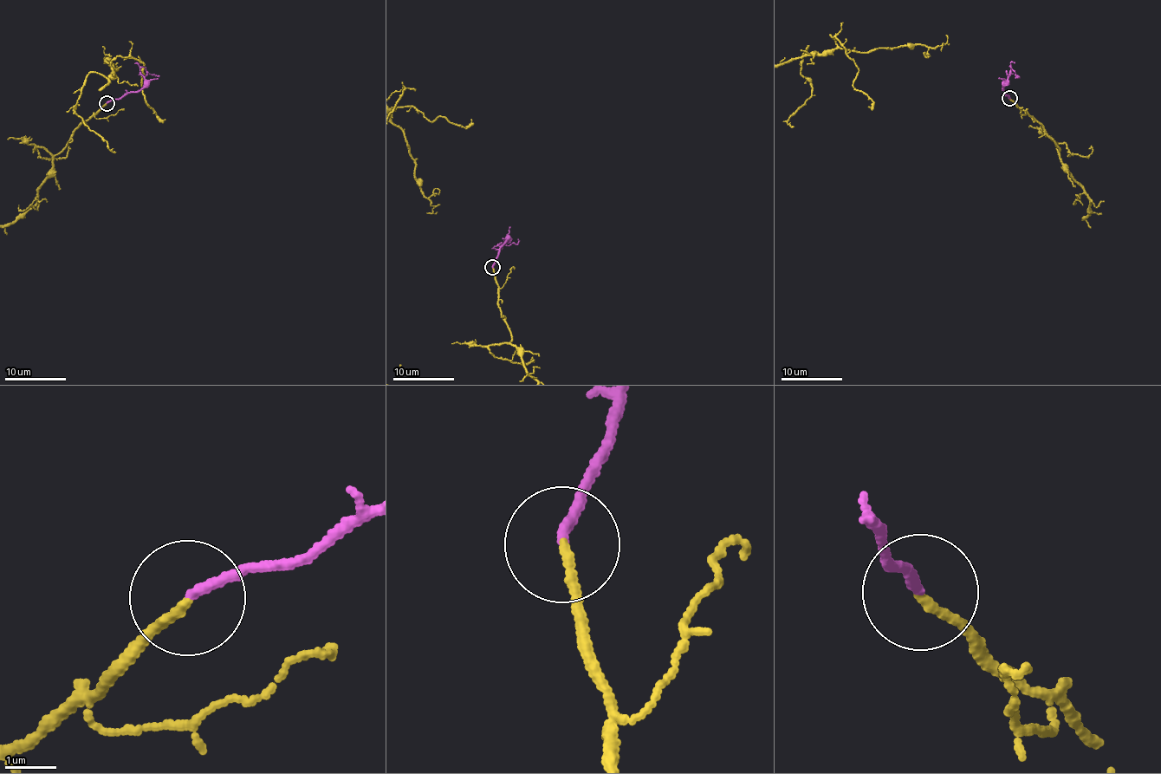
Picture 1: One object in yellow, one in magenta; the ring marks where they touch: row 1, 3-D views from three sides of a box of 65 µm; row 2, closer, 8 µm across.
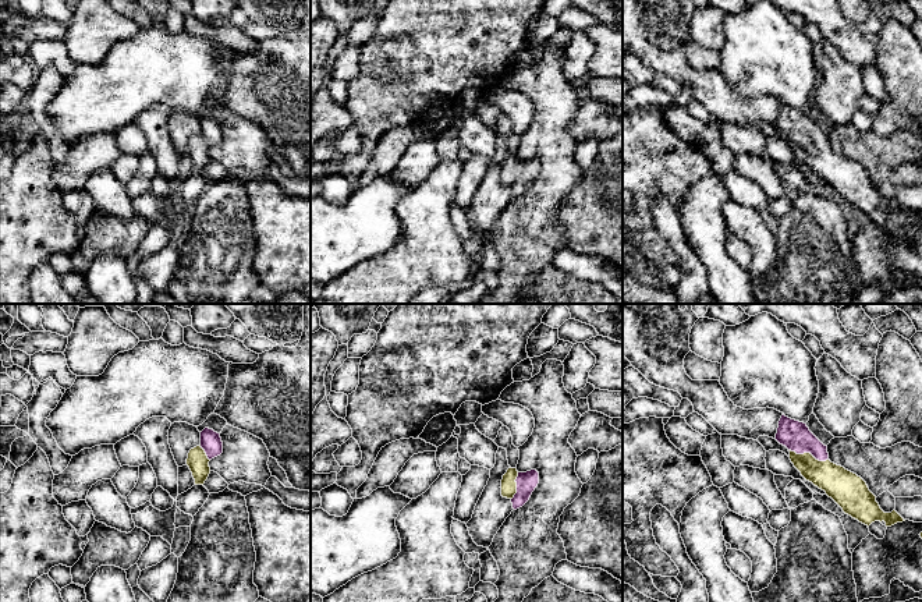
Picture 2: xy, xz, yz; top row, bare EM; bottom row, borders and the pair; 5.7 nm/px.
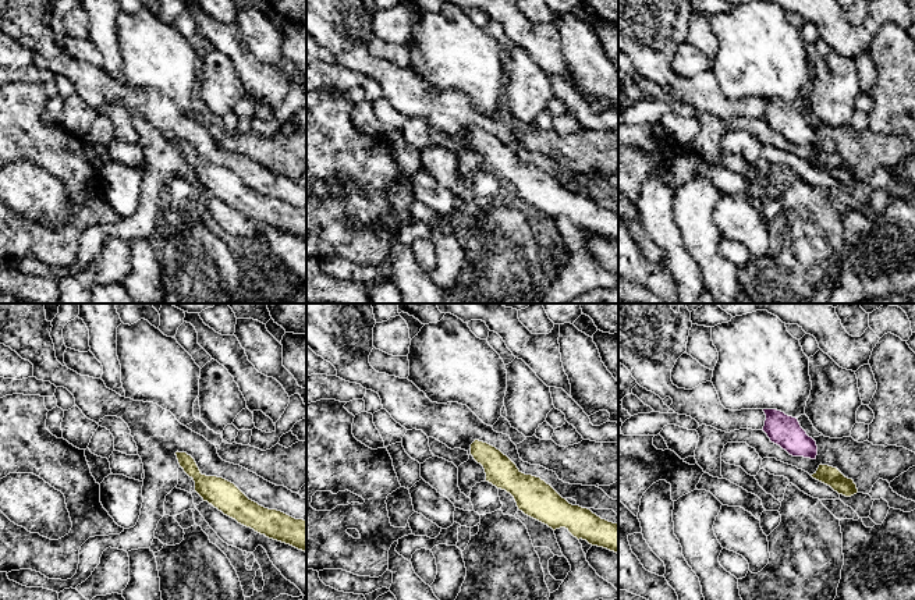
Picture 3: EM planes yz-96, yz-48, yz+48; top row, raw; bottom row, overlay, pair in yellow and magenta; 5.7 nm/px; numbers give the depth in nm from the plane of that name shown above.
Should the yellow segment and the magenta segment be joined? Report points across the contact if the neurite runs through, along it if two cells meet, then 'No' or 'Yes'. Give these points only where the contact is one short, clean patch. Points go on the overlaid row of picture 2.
Path across: yz (839, 484), (808, 453), (794, 435). Yes

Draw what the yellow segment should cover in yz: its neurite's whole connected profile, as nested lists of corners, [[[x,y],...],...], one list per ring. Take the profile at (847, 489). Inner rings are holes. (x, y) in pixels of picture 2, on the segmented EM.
[[[783,414],[774,439],[788,449],[790,460],[801,475],[825,491],[845,514],[868,527],[875,521],[884,521],[886,527],[905,521],[896,510],[884,513],[861,477],[831,463],[827,446],[806,424]]]

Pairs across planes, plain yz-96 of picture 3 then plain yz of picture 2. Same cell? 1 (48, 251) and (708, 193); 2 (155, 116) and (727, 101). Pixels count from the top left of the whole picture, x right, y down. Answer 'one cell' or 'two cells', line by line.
1: two cells
2: one cell

